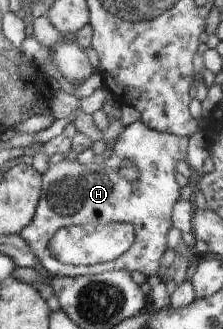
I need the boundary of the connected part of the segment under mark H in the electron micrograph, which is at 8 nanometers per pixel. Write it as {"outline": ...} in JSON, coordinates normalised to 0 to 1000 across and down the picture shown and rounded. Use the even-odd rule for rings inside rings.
{"outline":[[[610,368],[561,386],[525,422],[502,471],[453,495],[363,498],[350,486],[283,486],[256,498],[220,498],[211,523],[188,529],[188,568],[175,614],[157,641],[157,657],[143,663],[139,681],[126,681],[81,711],[117,745],[161,772],[170,796],[184,799],[202,821],[215,821],[220,836],[274,836],[305,842],[341,842],[354,836],[439,836],[471,824],[578,824],[596,821],[668,839],[709,839],[722,815],[722,778],[753,754],[740,717],[771,687],[771,632],[812,596],[812,571],[785,550],[785,502],[812,486],[839,489],[843,471],[839,416],[780,410],[767,404],[726,404],[677,386],[650,383],[628,368]],[[552,483],[587,483],[623,514],[623,541],[596,553],[561,547],[534,526],[529,511]],[[489,678],[578,678],[596,684],[605,729],[587,754],[520,784],[475,799],[444,799],[413,809],[314,809],[265,796],[238,784],[215,763],[211,739],[220,723],[269,693],[345,684],[372,687],[386,681],[466,684]]]}

